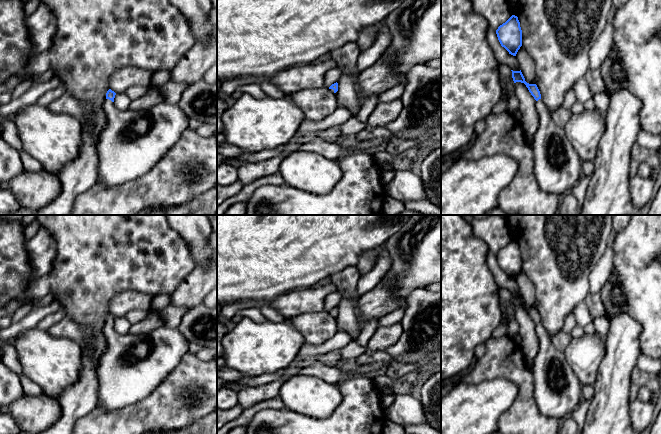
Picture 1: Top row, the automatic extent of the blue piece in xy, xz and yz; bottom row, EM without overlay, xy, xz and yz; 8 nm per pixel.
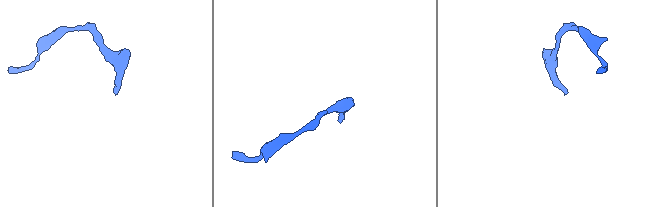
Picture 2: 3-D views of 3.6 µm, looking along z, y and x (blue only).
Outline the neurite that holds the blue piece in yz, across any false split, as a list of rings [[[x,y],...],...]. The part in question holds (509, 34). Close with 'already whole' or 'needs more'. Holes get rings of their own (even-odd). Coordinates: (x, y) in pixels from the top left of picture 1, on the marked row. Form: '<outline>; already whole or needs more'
[[[512,15],[505,23],[496,30],[498,40],[509,54],[516,56],[522,46],[522,30],[518,17]]]; already whole

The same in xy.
[[[109,89],[103,109],[106,126],[96,144],[98,155],[97,180],[100,186],[118,186],[147,173],[188,129],[189,118],[178,103],[160,102],[147,111],[117,109],[113,102],[116,93]]]; needs more

